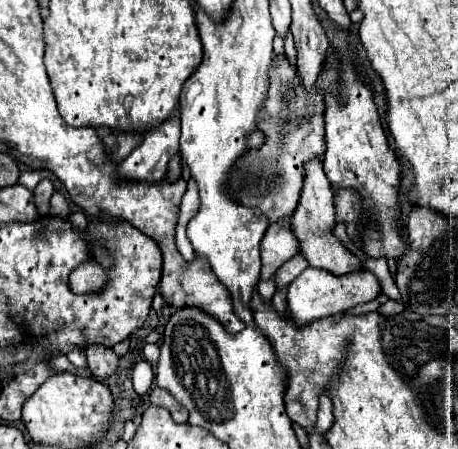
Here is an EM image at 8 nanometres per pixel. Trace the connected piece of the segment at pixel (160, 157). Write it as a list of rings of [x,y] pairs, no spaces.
[[[179,109],[171,121],[145,133],[143,143],[119,163],[119,175],[133,181],[159,181],[167,173],[169,159],[179,151]]]

